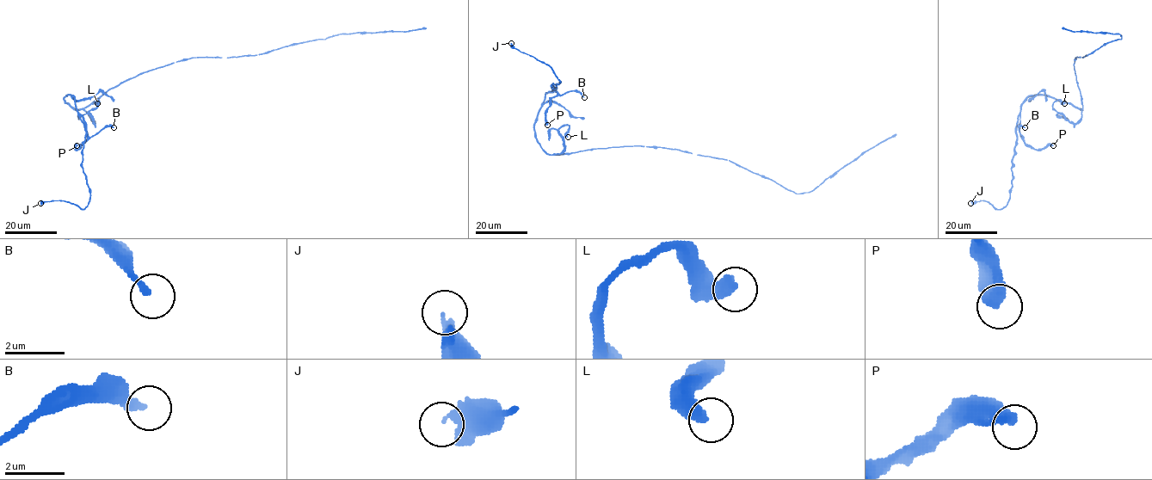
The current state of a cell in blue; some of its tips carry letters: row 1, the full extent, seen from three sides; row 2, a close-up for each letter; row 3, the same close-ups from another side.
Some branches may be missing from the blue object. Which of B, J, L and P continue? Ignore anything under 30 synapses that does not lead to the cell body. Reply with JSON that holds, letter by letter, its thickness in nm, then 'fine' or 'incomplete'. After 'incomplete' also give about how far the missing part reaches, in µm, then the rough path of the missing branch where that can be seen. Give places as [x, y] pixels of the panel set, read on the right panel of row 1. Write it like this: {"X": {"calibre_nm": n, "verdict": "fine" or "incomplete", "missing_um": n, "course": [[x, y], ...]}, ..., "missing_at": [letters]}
{"B": {"calibre_nm": 200, "verdict": "fine"}, "J": {"calibre_nm": 280, "verdict": "fine"}, "L": {"calibre_nm": 480, "verdict": "fine"}, "P": {"calibre_nm": 480, "verdict": "fine"}, "missing_at": []}

